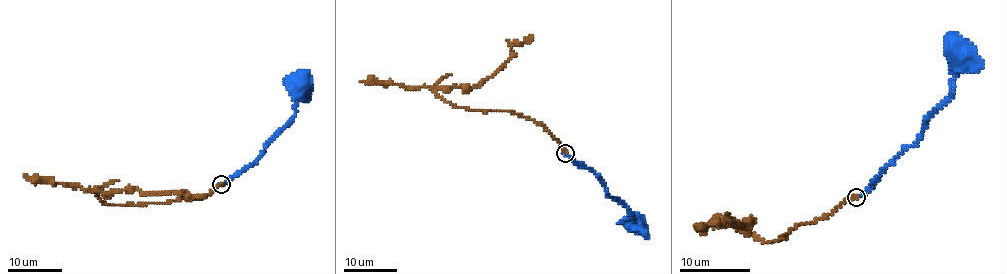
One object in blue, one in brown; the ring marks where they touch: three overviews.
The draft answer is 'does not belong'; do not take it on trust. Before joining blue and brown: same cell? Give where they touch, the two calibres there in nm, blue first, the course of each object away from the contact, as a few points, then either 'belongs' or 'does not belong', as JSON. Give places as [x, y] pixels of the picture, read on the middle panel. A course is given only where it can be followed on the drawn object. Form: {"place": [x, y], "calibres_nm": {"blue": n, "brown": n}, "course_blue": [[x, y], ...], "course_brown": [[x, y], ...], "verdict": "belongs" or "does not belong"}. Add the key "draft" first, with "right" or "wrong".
{"draft": "right", "place": [565, 153], "calibres_nm": {"blue": 200, "brown": 220}, "course_blue": [[565, 152], [594, 171], [609, 196], [619, 198], [631, 213], [632, 218], [642, 219], [636, 222]], "course_brown": [[565, 152], [532, 120], [510, 111], [457, 108], [435, 92], [481, 84], [510, 57], [512, 43], [533, 37]], "verdict": "does not belong"}

